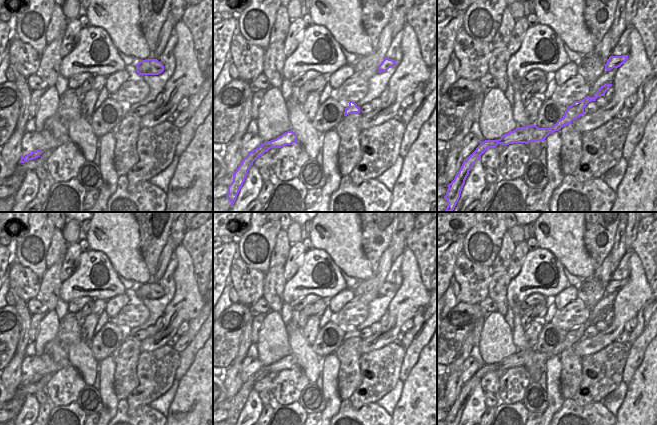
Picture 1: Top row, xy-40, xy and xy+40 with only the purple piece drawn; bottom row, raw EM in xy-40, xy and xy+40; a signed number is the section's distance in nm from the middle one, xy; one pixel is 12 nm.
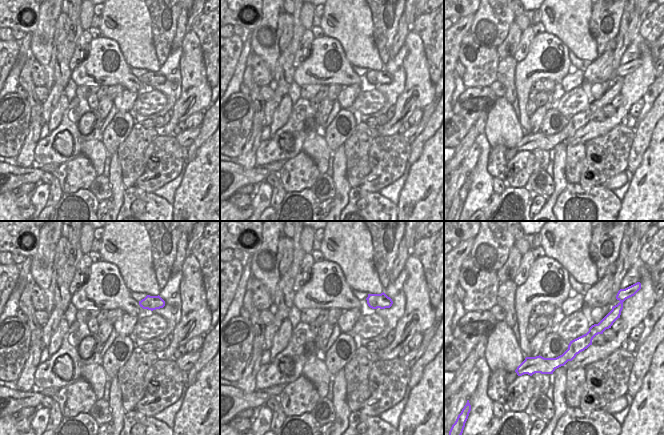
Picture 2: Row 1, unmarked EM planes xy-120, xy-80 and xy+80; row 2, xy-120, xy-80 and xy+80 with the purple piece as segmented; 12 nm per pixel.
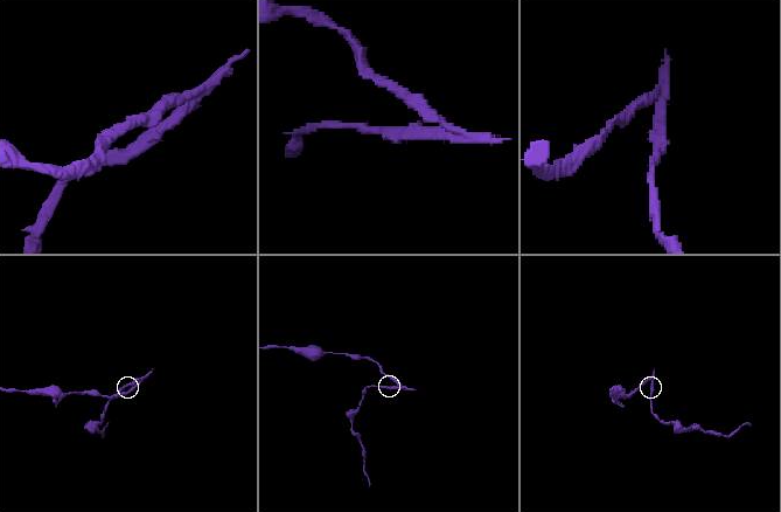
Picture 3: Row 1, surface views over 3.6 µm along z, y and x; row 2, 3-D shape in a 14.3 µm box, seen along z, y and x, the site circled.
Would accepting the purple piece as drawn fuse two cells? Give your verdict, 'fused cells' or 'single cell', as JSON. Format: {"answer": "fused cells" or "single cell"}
{"answer": "fused cells"}

